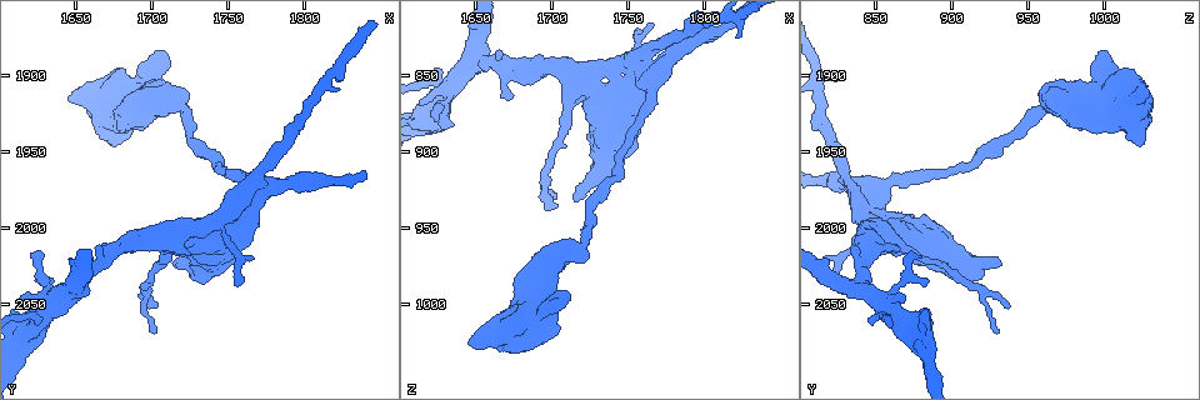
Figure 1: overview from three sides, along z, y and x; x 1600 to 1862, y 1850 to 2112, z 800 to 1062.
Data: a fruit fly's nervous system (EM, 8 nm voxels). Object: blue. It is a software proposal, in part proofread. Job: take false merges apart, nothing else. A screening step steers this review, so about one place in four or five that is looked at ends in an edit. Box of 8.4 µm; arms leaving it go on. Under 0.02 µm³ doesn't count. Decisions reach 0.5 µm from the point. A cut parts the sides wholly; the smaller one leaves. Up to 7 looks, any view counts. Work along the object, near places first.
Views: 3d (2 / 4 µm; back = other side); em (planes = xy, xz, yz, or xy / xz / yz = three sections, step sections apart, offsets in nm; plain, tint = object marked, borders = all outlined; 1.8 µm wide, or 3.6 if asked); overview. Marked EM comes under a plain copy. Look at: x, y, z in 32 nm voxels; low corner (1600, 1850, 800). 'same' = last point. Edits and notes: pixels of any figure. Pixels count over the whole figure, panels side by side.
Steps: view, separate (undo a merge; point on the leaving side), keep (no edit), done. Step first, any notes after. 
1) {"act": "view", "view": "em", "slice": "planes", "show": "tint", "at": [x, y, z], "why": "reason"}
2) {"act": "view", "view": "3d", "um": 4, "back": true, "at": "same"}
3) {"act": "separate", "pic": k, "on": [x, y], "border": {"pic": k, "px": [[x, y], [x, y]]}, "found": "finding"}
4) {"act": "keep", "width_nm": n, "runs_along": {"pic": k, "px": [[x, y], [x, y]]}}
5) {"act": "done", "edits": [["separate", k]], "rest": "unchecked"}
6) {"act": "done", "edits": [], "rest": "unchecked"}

{"act": "view", "view": "3d", "um": 4, "at": [1700, 1894, 1000], "why": "sudden change in width"}

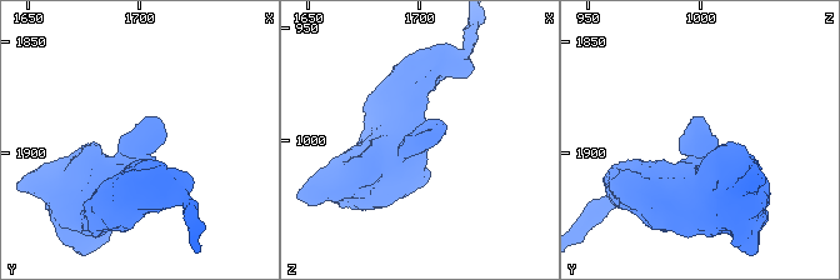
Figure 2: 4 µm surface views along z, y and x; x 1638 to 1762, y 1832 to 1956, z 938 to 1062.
{"act": "view", "view": "em", "slice": "planes", "show": "borders", "at": [1702, 1894, 998]}

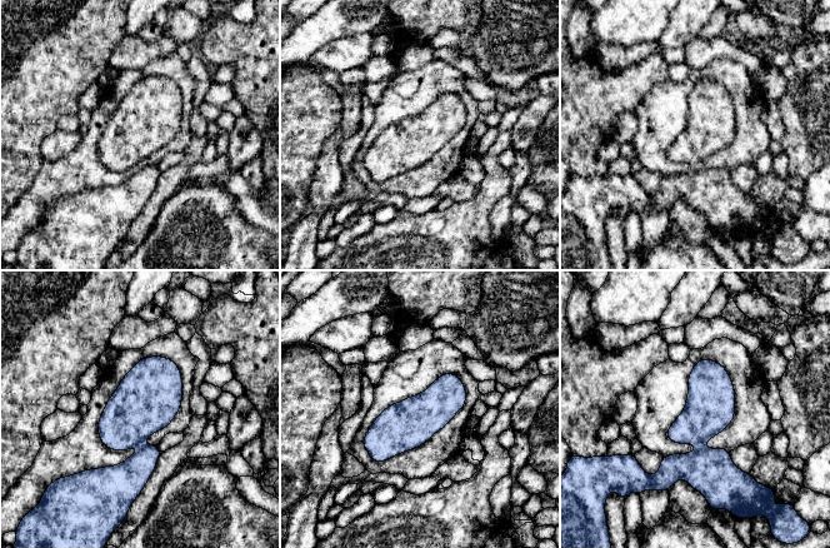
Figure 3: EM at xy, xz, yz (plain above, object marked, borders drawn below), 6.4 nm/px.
{"act": "keep", "found": "continuous, no second neuron"}

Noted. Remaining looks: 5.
{"act": "view", "view": "em", "slice": "planes", "show": "tint", "at": [1650, 2036, 842], "why": "arms part here"}

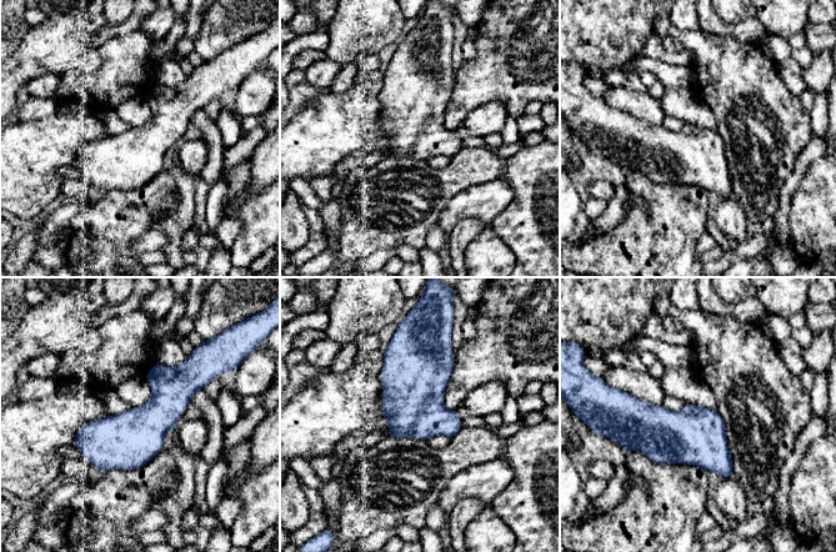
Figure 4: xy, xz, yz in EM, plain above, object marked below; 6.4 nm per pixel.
{"act": "keep", "found": "all the same neuron"}

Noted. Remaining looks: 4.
{"act": "view", "view": "3d", "um": 4, "at": [1716, 2000, 850], "why": "arms part here"}

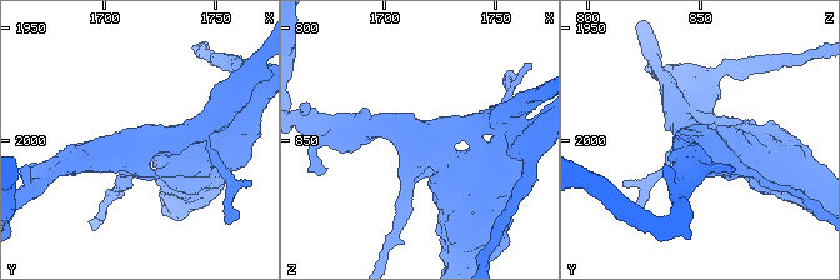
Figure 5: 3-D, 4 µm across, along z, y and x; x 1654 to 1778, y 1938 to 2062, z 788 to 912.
{"act": "view", "view": "em", "slice": "planes", "show": "tint", "at": [1716, 2003, 852]}

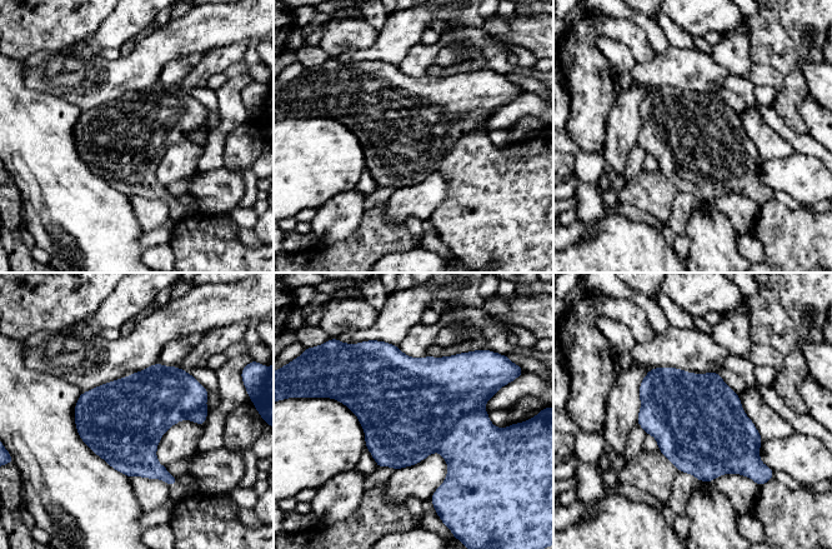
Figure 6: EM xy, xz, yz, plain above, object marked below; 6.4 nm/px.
{"act": "separate", "pic": 6, "on": [427, 398], "width_nm": 550, "found": "a second neuron is stuck on"}

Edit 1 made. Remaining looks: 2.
{"act": "done", "edits": [["separate", 6]], "rest": "unchecked"}

